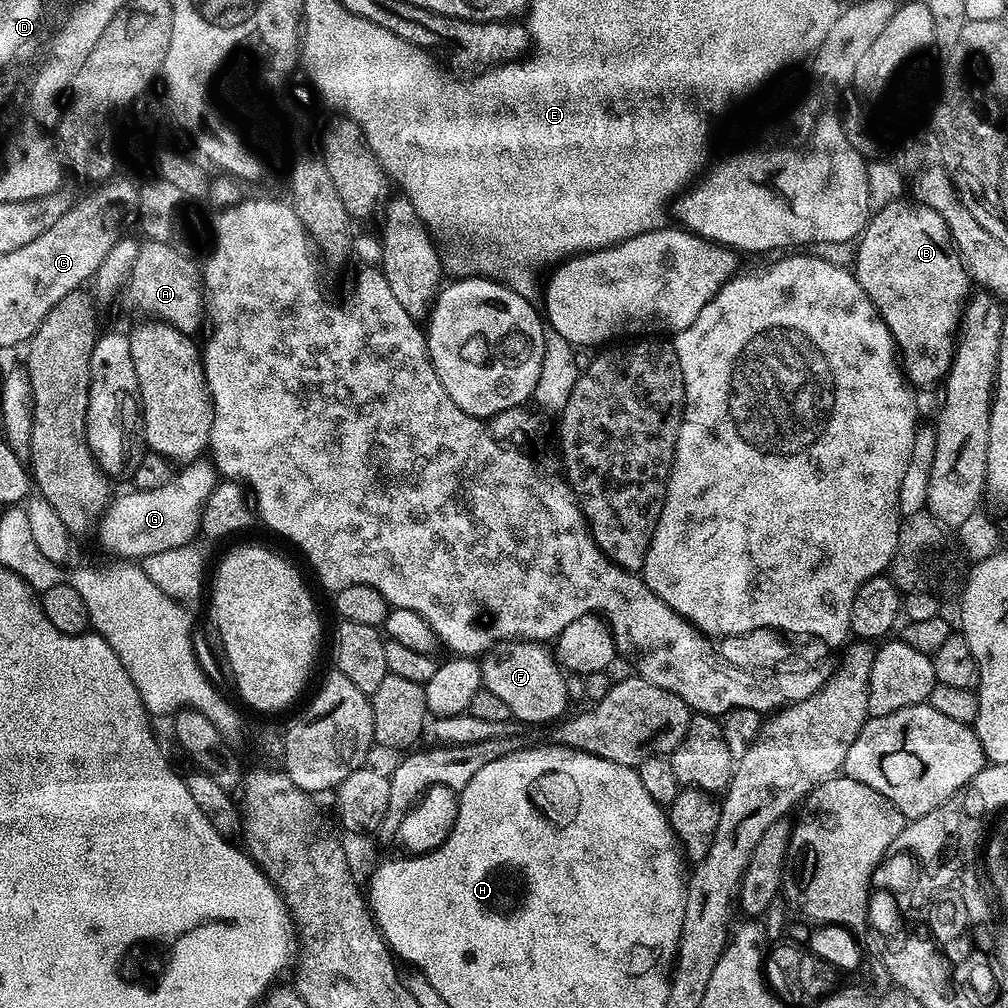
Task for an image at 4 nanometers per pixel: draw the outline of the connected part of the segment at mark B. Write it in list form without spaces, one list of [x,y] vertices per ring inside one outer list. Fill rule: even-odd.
[[[908,198],[893,200],[884,209],[871,213],[856,246],[856,281],[860,283],[862,290],[866,290],[882,322],[886,322],[892,340],[896,343],[898,363],[909,385],[917,389],[928,388],[936,383],[939,385],[947,377],[948,368],[952,364],[960,317],[970,294],[968,271],[964,269],[960,255],[952,245],[952,236],[942,222],[942,216],[925,204],[911,204]]]

